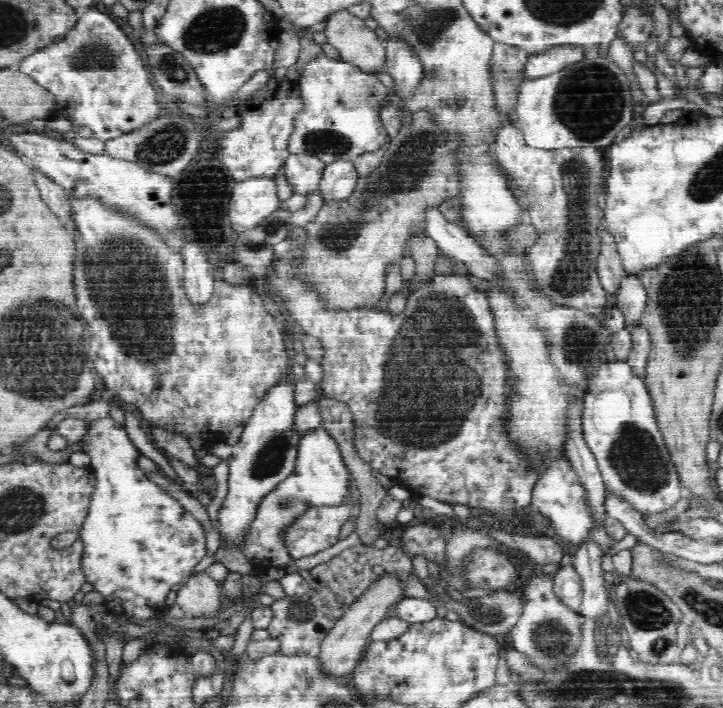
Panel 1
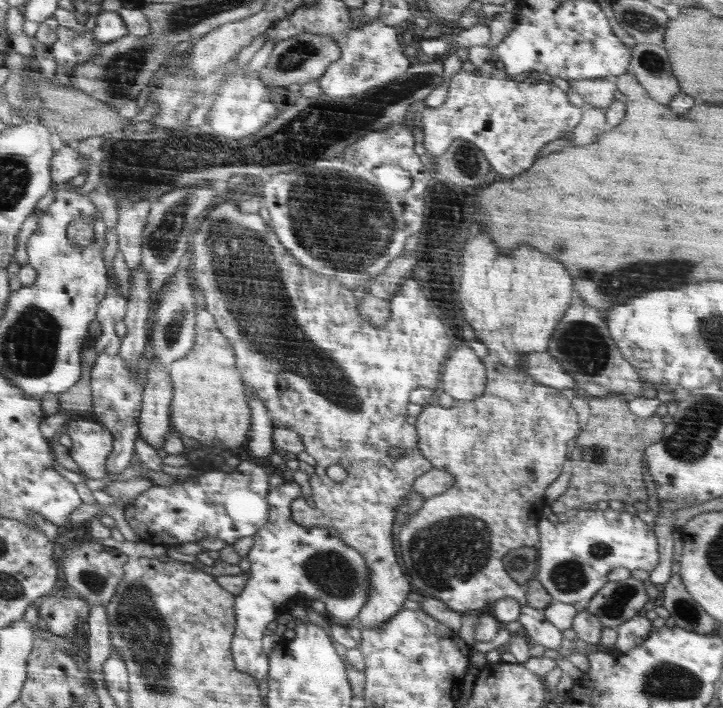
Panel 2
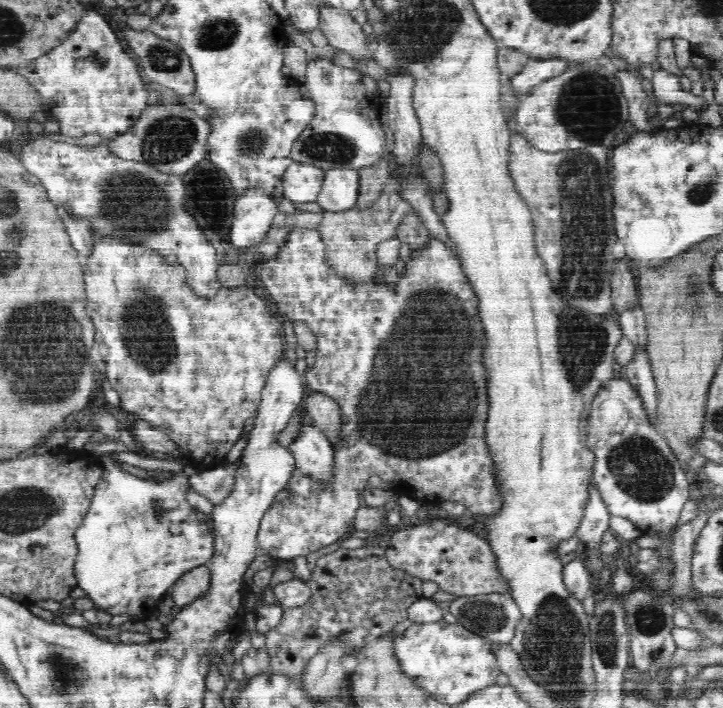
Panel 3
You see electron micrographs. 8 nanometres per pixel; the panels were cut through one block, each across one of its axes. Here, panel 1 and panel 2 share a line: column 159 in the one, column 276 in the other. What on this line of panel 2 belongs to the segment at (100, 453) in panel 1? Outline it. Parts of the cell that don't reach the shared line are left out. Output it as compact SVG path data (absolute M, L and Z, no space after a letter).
M289 479L268 492L271 519L251 536L254 545L247 556L249 577L243 592L237 596L239 630L236 631L234 644L236 664L260 681L267 678L271 670L271 657L264 652L268 624L280 620L280 614L288 610L289 604L298 600L319 600L326 605L328 621L344 626L357 623L370 595L371 571L361 553L348 547L338 531L316 526L307 528L292 520L290 504L298 496L302 496L302 488Z

